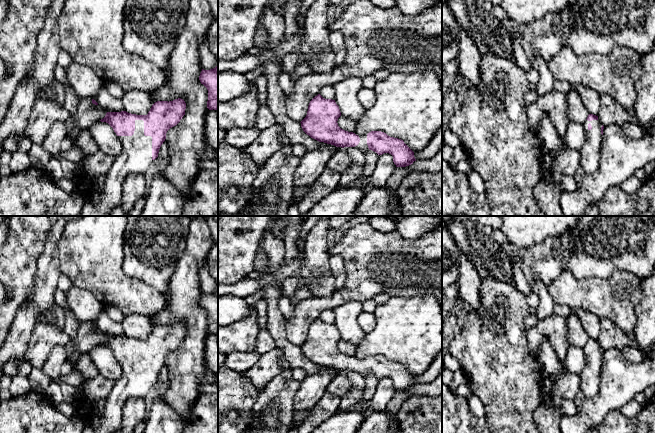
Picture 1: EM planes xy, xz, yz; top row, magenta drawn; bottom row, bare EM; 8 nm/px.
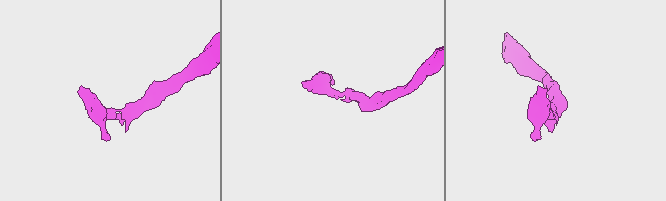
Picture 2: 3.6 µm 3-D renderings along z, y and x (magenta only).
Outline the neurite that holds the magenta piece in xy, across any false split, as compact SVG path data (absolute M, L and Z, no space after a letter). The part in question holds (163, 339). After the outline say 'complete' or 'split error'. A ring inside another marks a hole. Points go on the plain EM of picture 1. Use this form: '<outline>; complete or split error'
M178 322L155 326L147 339L107 336L100 345L113 352L123 373L106 399L104 413L85 418L82 433L114 433L120 430L126 401L146 397L158 381L167 355L180 346L185 333L185 325Z; split error

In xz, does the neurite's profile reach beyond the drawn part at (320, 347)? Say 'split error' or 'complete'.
split error

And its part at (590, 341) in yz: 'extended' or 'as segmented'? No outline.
extended

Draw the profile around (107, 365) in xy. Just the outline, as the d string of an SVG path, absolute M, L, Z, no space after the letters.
M98 345L88 354L98 373L103 377L116 381L122 376L123 372L119 360L108 347Z

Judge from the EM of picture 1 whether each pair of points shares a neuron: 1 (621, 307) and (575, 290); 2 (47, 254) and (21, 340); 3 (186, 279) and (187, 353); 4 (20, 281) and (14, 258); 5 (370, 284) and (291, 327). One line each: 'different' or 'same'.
1: same
2: same
3: same
4: same
5: same

